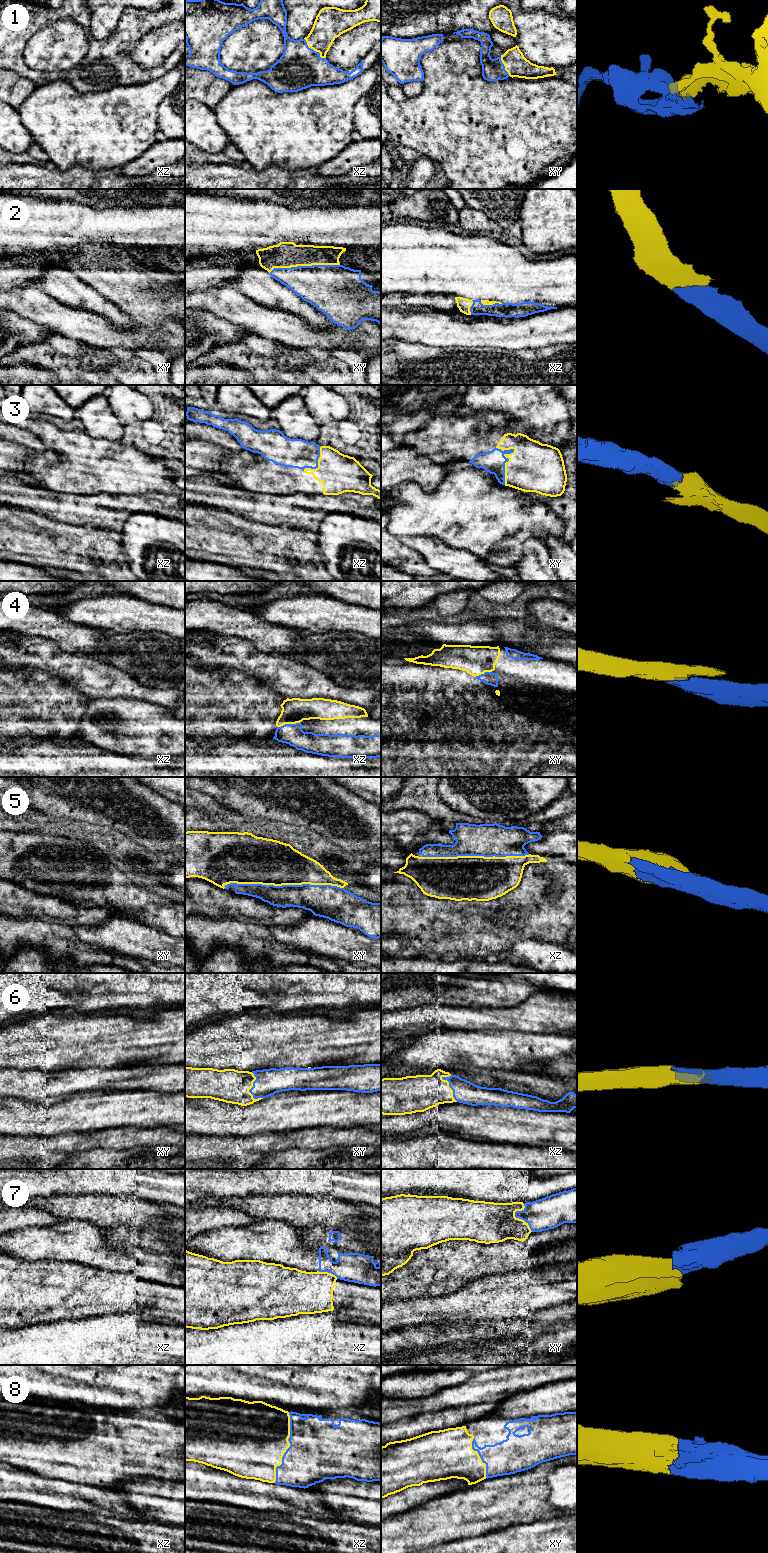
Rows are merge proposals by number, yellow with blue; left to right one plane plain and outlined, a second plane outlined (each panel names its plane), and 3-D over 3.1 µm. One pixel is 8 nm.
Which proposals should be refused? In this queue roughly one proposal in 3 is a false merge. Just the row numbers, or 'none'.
7

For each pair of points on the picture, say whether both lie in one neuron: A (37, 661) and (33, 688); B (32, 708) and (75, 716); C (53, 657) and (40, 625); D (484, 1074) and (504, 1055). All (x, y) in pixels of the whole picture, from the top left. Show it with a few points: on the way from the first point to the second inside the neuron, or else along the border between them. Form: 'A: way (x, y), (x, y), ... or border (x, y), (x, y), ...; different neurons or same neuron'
A: border (13, 669), (31, 667), (45, 670), (58, 678); different neurons
B: way (43, 719), (64, 720); same neuron
C: border (23, 635), (51, 639), (66, 652); different neurons
D: border (482, 1067), (488, 1070), (513, 1070); different neurons

